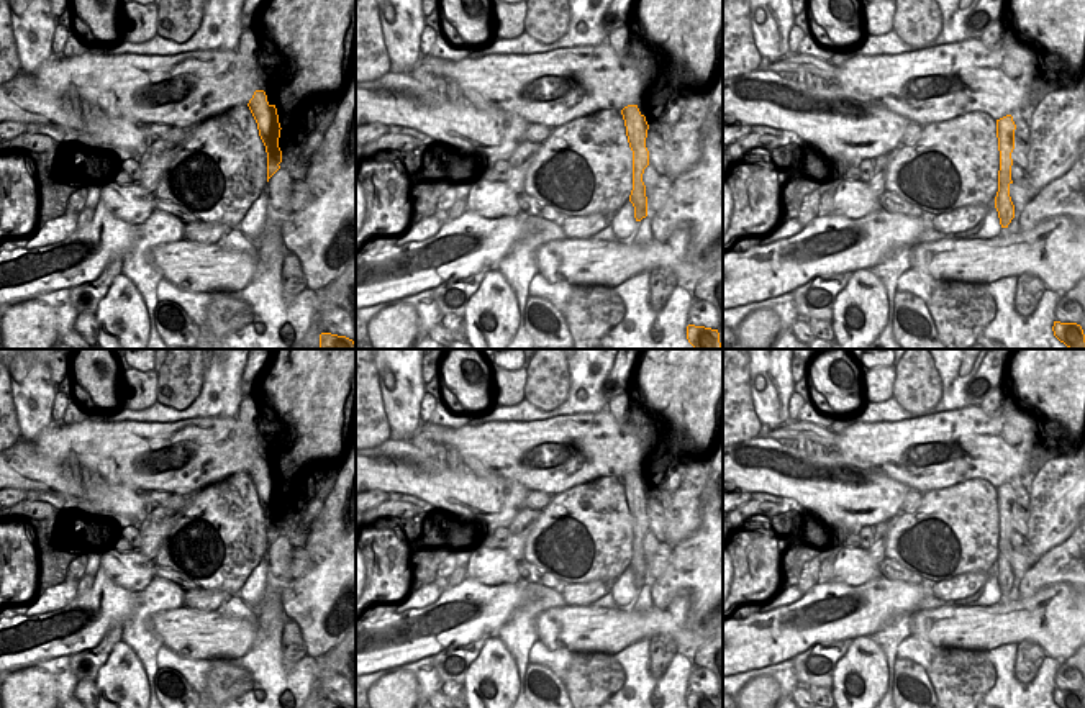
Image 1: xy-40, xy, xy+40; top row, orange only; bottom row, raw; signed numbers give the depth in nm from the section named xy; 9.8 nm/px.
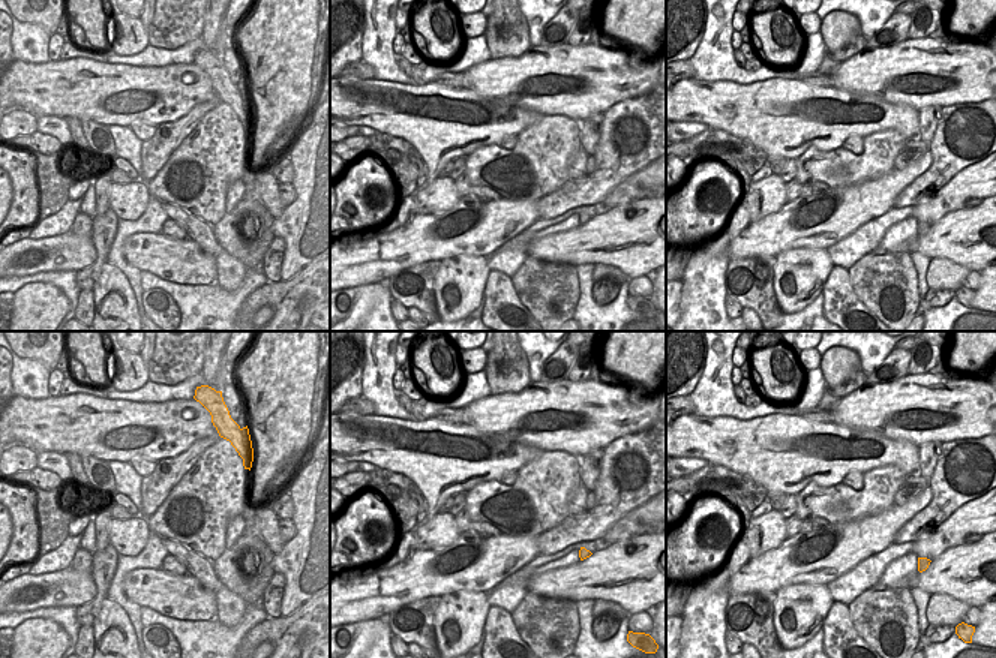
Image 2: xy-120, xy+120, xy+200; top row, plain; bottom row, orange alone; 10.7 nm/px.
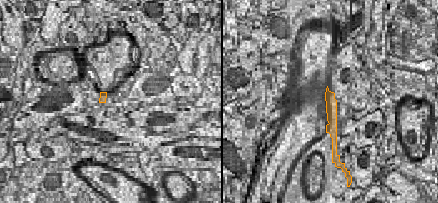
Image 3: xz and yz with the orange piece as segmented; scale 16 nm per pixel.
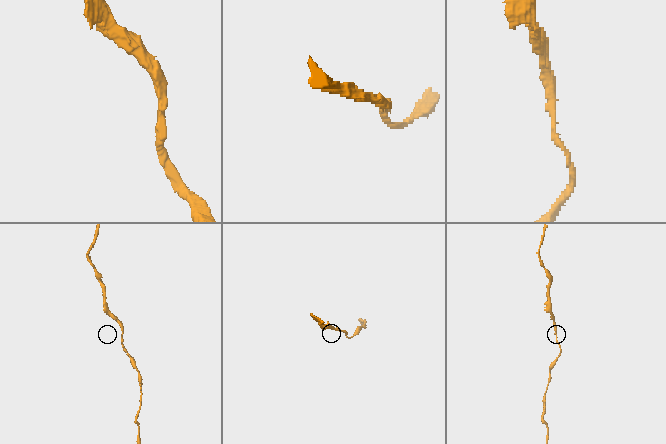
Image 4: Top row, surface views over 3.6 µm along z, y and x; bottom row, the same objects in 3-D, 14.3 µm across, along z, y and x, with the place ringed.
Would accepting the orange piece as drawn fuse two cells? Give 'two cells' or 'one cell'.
one cell

